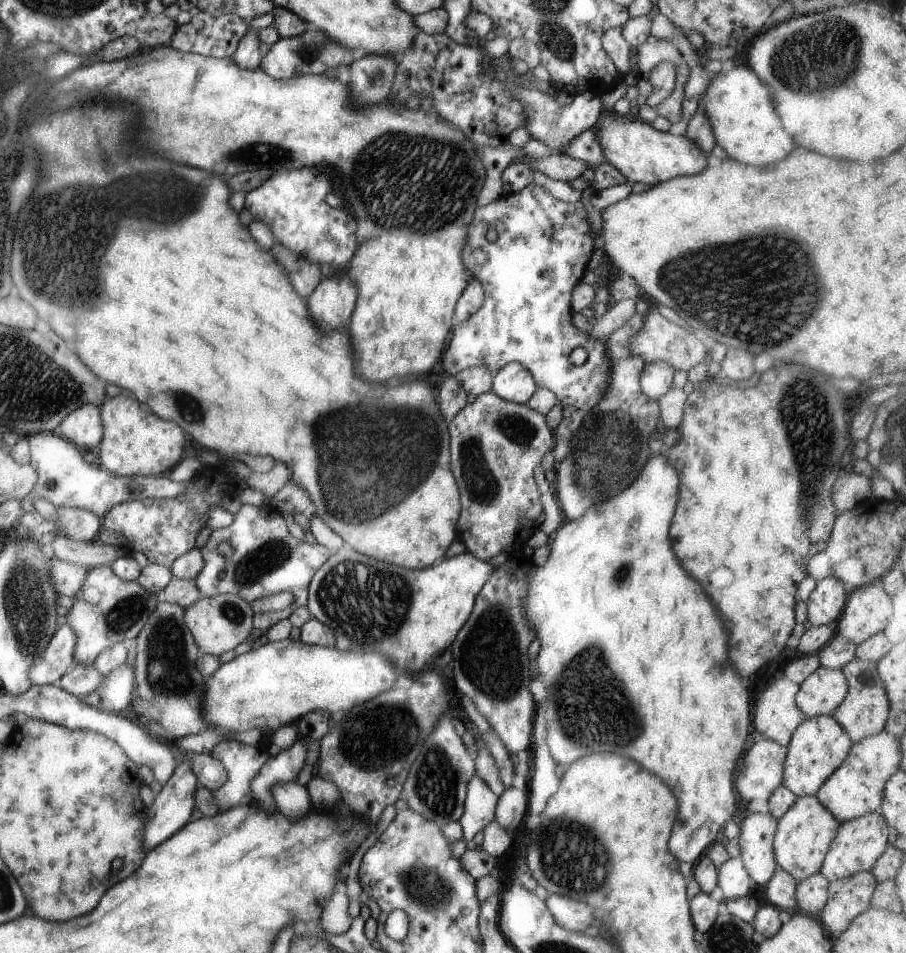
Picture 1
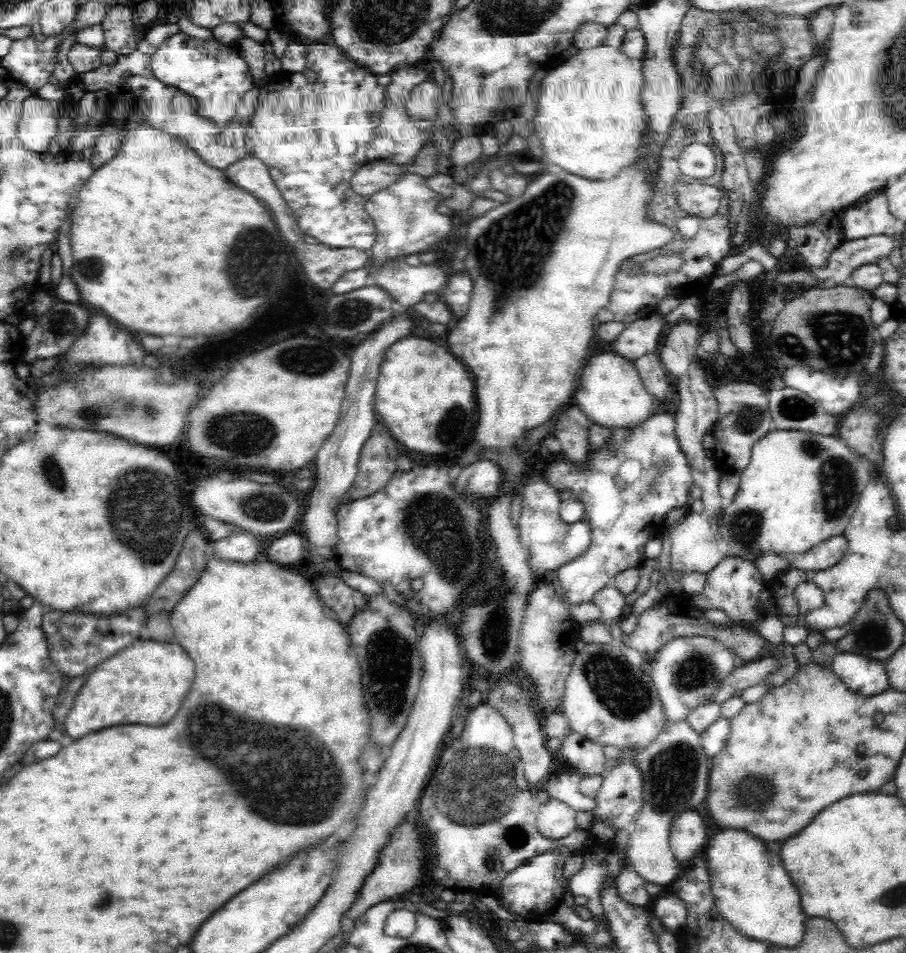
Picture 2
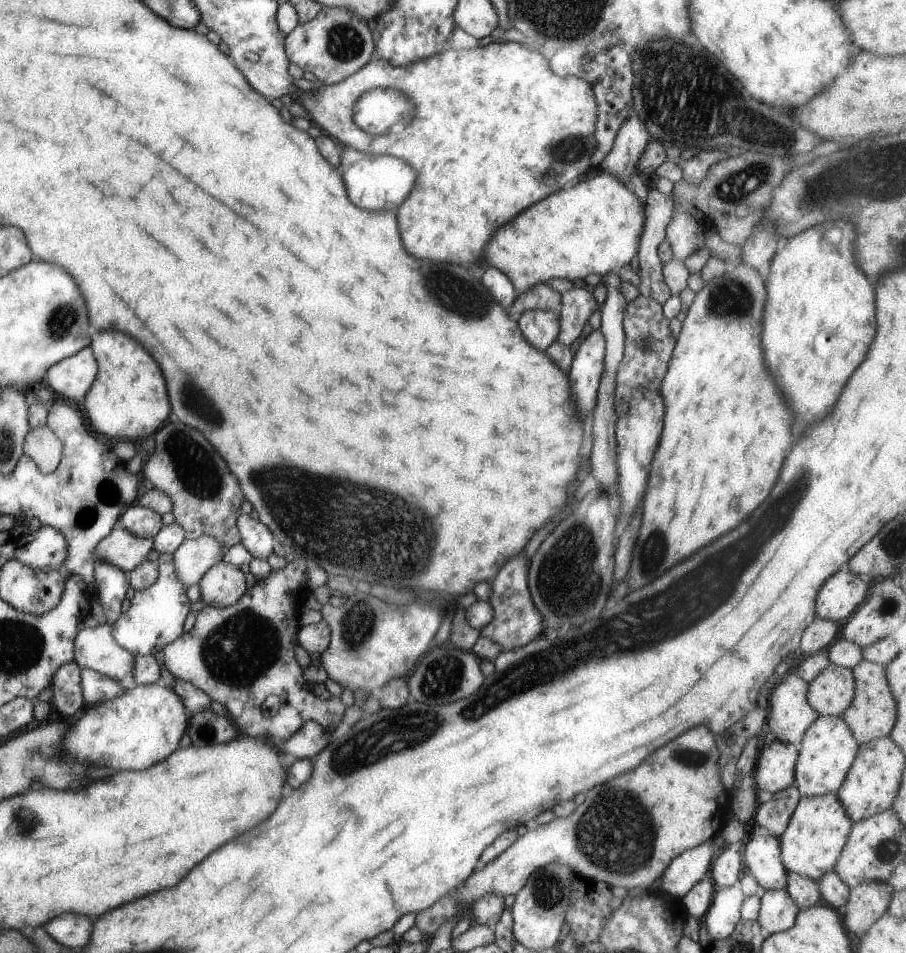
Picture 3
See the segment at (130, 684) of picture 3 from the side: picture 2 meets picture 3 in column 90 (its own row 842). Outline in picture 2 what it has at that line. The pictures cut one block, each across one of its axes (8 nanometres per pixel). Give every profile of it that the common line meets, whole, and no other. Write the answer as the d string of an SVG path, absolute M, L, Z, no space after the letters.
M687 719L670 724L650 746L633 757L642 777L642 806L631 827L626 848L629 863L644 882L663 887L672 884L682 872L671 851L670 826L678 814L696 810L709 796L711 759L700 742L700 734L690 728Z

